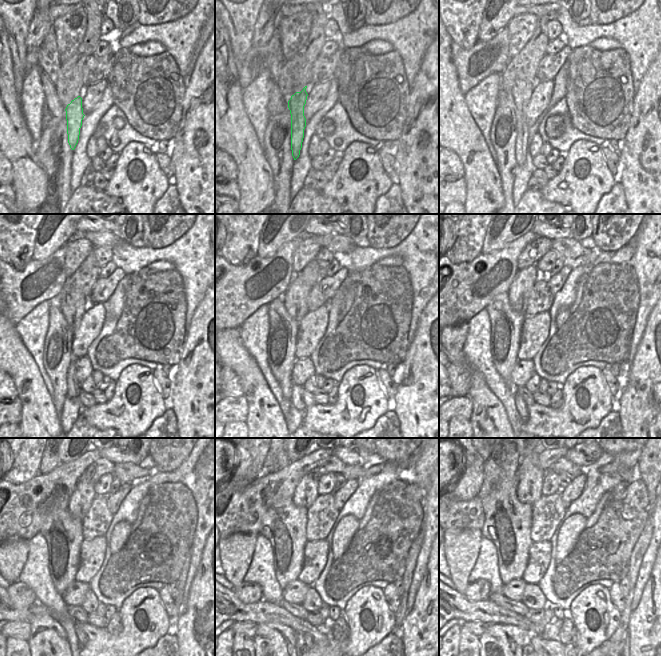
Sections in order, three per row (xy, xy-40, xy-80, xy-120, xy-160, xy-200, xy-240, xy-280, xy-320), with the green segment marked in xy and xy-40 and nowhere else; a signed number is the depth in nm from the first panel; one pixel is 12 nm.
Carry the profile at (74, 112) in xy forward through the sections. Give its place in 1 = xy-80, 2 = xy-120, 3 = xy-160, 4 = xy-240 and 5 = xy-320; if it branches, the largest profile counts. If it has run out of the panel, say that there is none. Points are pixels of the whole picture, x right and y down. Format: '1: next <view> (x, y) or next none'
1: next xy-80 (522, 90)
2: next xy-120 (74, 302)
3: next xy-160 (295, 297)
4: next xy-240 (80, 501)
5: next xy-320 (530, 472)

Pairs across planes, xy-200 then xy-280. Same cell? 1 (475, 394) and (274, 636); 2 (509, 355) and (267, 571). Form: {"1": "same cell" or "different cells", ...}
{"1": "same cell", "2": "different cells"}

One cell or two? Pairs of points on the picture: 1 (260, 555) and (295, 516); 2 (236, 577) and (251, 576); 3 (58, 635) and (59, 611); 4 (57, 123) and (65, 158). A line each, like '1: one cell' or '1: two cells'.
1: two cells
2: two cells
3: two cells
4: one cell

